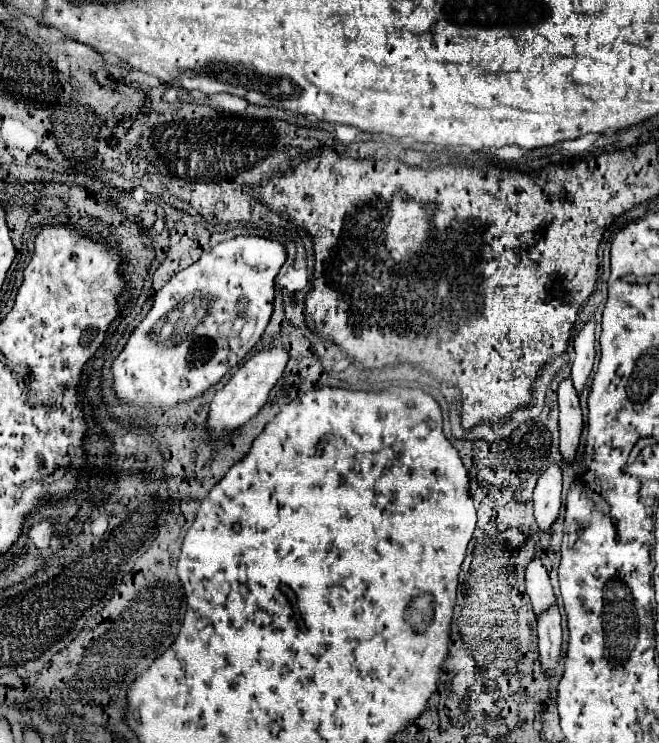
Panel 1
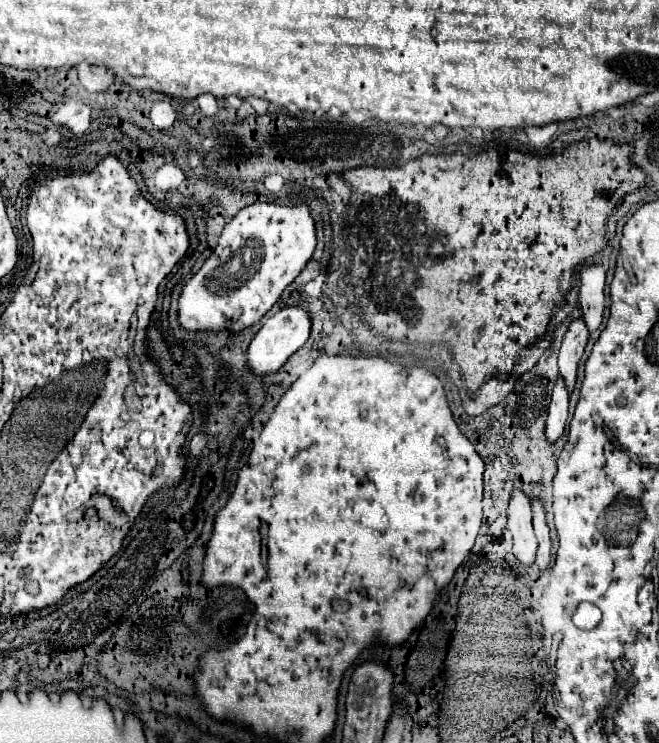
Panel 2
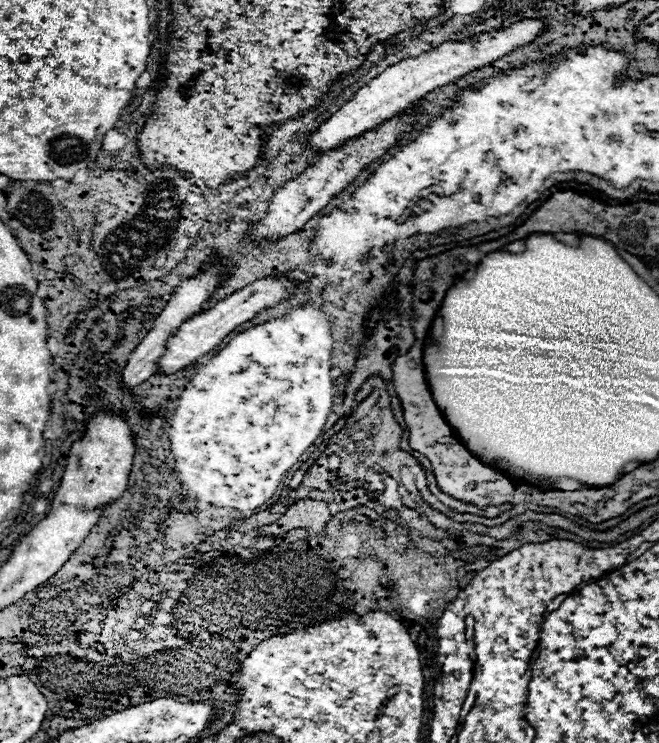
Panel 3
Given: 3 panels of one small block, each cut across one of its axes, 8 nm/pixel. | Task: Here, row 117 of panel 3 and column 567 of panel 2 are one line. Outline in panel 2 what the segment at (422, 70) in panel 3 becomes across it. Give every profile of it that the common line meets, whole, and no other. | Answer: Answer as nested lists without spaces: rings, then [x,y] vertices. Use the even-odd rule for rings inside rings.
[[[574,320],[568,328],[568,332],[564,334],[564,342],[558,354],[558,370],[560,376],[566,384],[566,390],[572,392],[576,386],[576,370],[578,370],[578,362],[584,354],[588,342],[588,330],[584,326],[582,320]]]

